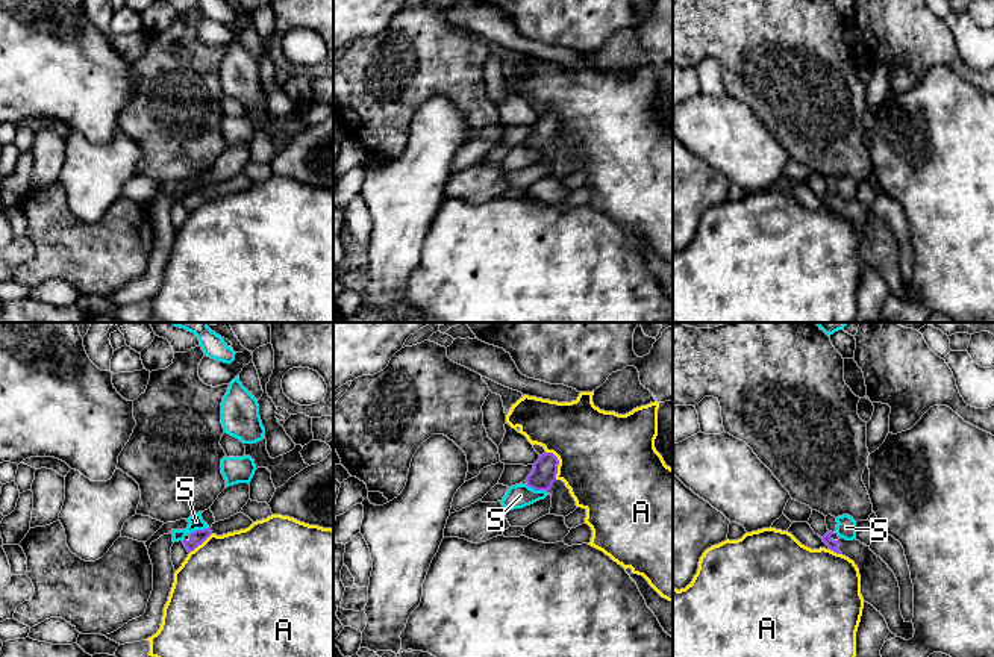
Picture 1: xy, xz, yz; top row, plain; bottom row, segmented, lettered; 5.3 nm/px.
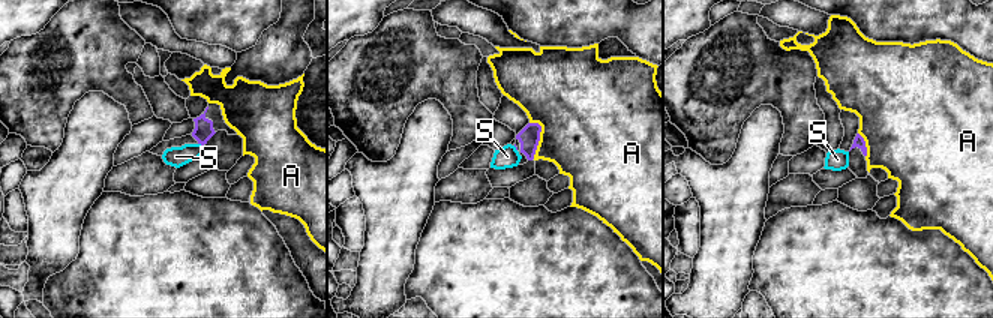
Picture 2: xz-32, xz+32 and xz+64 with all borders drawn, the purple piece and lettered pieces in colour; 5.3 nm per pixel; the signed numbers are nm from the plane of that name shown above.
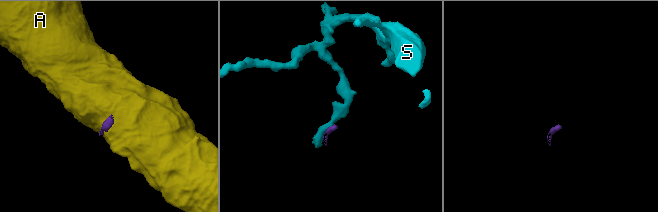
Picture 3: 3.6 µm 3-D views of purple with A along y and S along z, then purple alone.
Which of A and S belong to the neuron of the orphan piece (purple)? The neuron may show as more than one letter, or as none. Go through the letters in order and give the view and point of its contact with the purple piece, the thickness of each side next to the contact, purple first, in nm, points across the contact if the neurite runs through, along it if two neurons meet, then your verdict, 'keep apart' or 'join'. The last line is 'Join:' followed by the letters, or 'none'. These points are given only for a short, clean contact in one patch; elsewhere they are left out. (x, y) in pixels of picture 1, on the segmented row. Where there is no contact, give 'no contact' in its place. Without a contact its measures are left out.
A: contact xz (558, 463); calibres 140 and 500 nm; border xz (546, 451), (550, 451), (558, 460), (556, 479); keep apart
S: contact xz (537, 489); calibres 140 and 130 nm; border xz (526, 485), (547, 492); keep apart
Join: none

